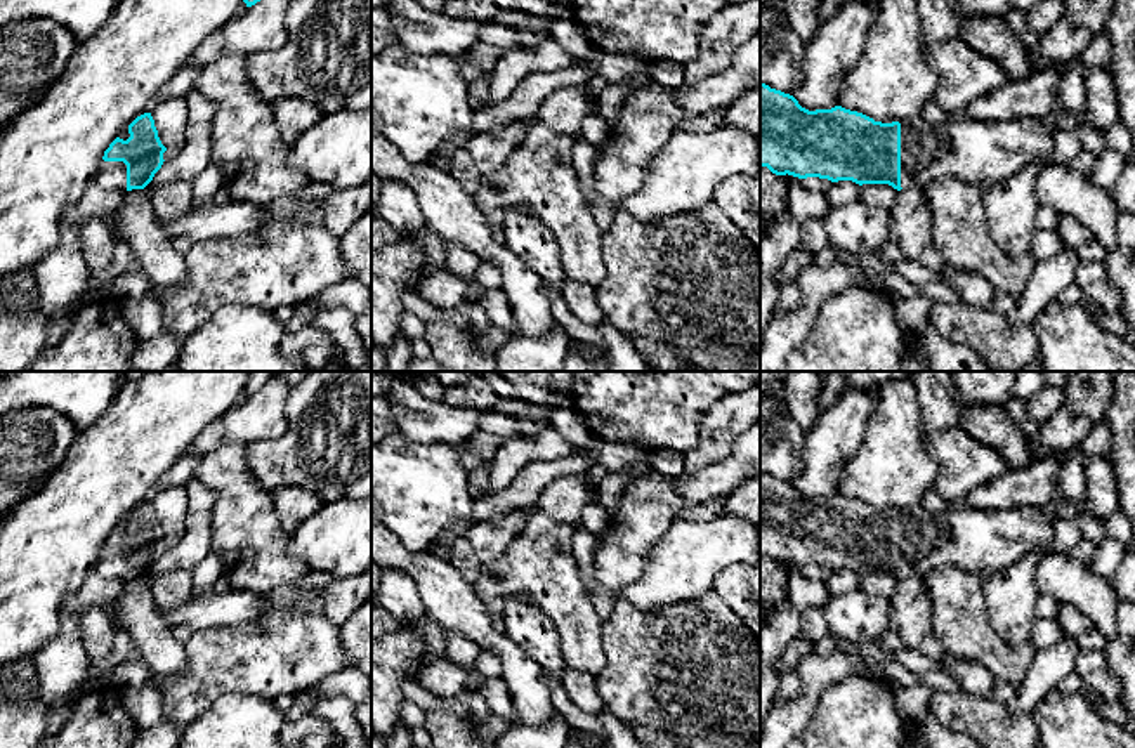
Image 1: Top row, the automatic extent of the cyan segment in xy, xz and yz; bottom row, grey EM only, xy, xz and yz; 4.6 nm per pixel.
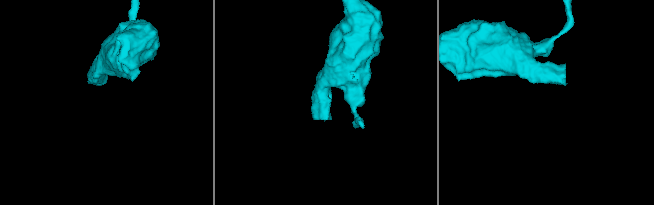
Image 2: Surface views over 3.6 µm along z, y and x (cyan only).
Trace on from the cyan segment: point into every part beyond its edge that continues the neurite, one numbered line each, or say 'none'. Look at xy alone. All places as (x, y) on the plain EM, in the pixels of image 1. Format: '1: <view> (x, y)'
1: xy (110, 563)

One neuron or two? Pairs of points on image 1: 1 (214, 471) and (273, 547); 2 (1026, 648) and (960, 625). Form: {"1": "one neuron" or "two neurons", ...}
{"1": "one neuron", "2": "one neuron"}

